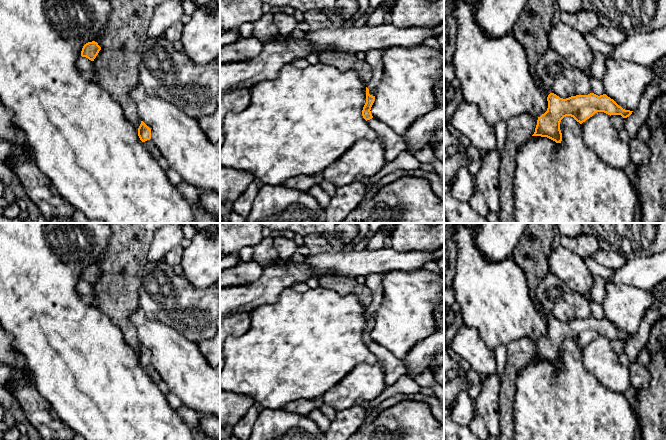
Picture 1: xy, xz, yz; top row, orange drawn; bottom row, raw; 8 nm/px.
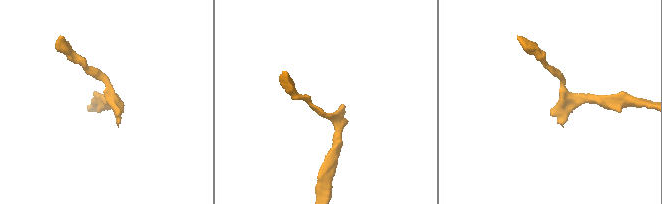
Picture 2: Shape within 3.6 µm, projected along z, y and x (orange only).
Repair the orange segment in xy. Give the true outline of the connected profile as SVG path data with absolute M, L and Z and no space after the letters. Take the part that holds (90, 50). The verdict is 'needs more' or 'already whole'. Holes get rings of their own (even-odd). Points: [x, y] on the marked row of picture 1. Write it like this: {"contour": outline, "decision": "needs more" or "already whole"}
{"contour": "M88 42L83 46L81 56L86 57L91 61L94 61L100 50L101 47L98 45L97 42Z", "decision": "already whole"}

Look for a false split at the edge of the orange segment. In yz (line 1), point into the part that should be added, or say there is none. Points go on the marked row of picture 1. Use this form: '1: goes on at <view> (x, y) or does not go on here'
1: does not go on here

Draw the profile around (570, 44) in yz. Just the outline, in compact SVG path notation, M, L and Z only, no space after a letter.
M560 21L552 24L548 32L550 49L558 52L580 71L591 69L593 53L583 35L570 25Z

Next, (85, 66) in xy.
M80 56L76 62L76 67L79 73L87 80L94 81L95 68L93 61L86 57Z

